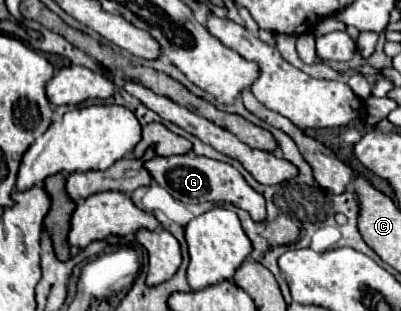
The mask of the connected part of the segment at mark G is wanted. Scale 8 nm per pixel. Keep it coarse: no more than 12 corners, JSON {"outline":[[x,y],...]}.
{"outline":[[153,157],[151,179],[181,203],[227,201],[255,223],[265,199],[229,163]]}

